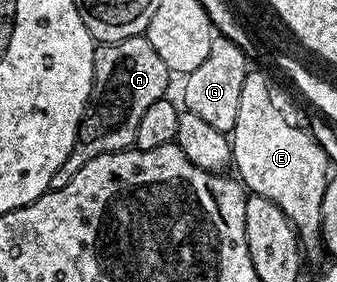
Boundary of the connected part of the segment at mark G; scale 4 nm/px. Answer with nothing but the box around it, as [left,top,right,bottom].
[183,34,250,133]

